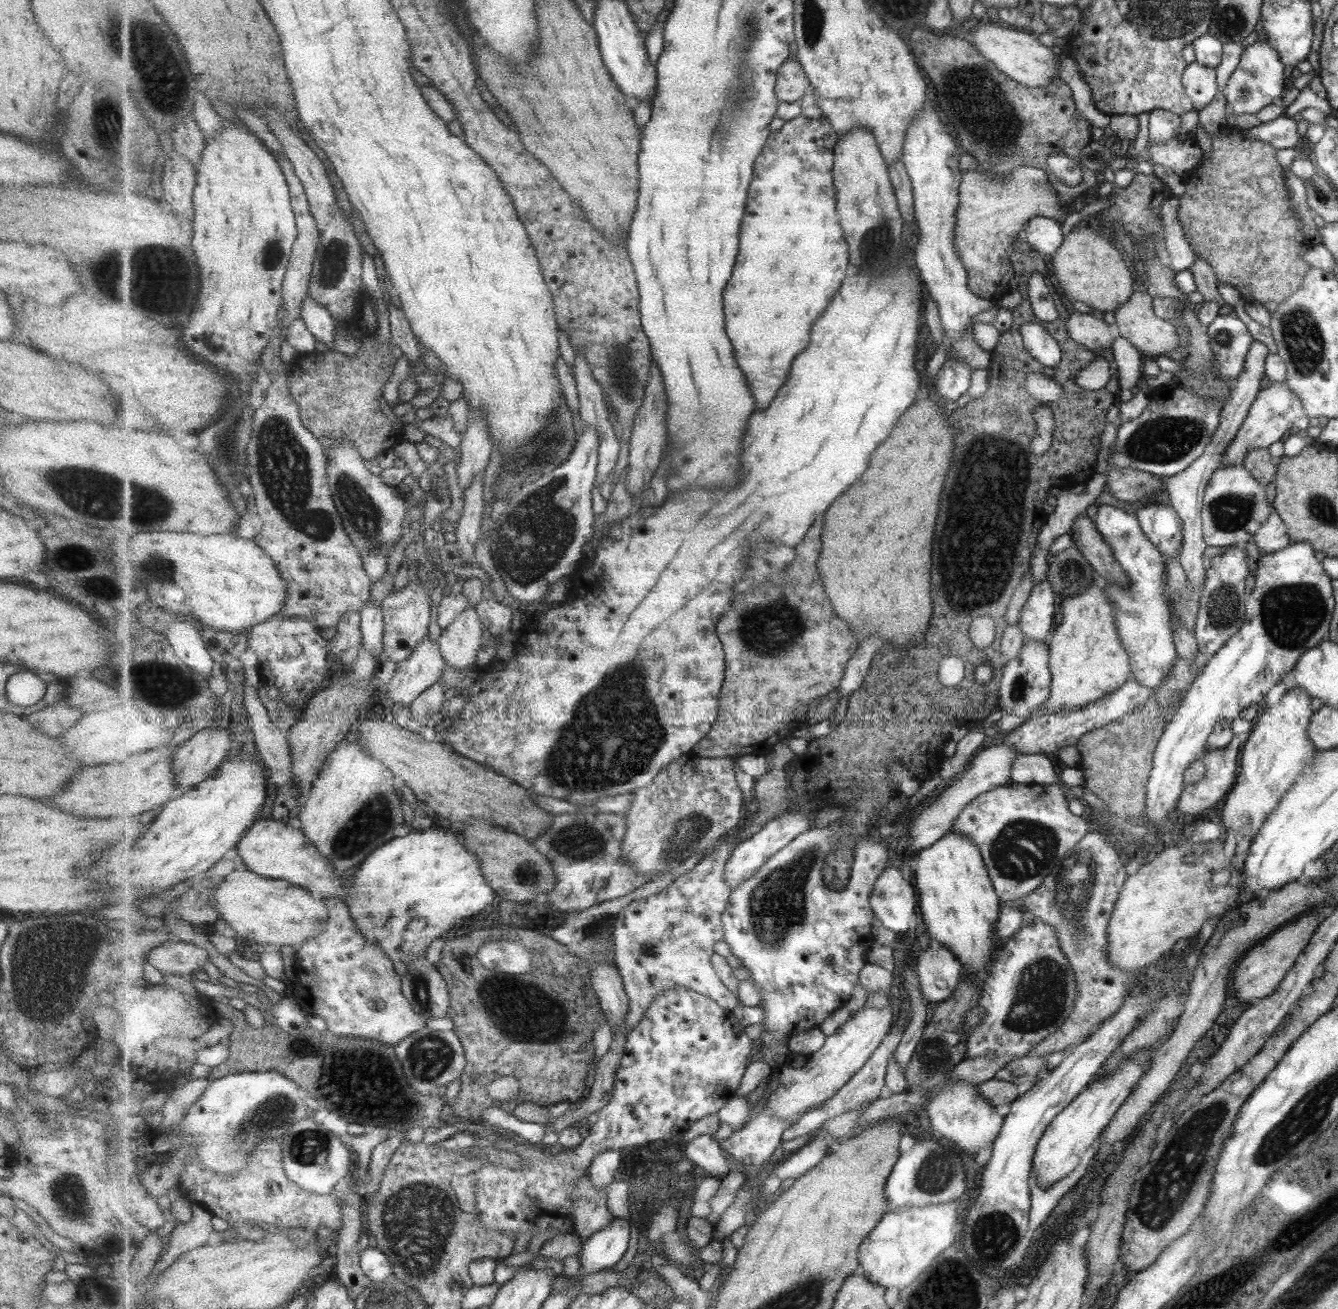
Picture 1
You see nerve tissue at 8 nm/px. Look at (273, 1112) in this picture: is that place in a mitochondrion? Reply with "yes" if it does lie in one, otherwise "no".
yes

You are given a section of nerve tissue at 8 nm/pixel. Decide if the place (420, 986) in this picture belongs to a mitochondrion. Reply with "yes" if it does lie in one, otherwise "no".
yes

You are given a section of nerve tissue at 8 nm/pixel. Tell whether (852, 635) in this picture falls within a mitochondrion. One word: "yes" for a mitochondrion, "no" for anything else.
no

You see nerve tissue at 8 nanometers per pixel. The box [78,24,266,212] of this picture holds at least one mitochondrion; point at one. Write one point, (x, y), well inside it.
(158, 89)

